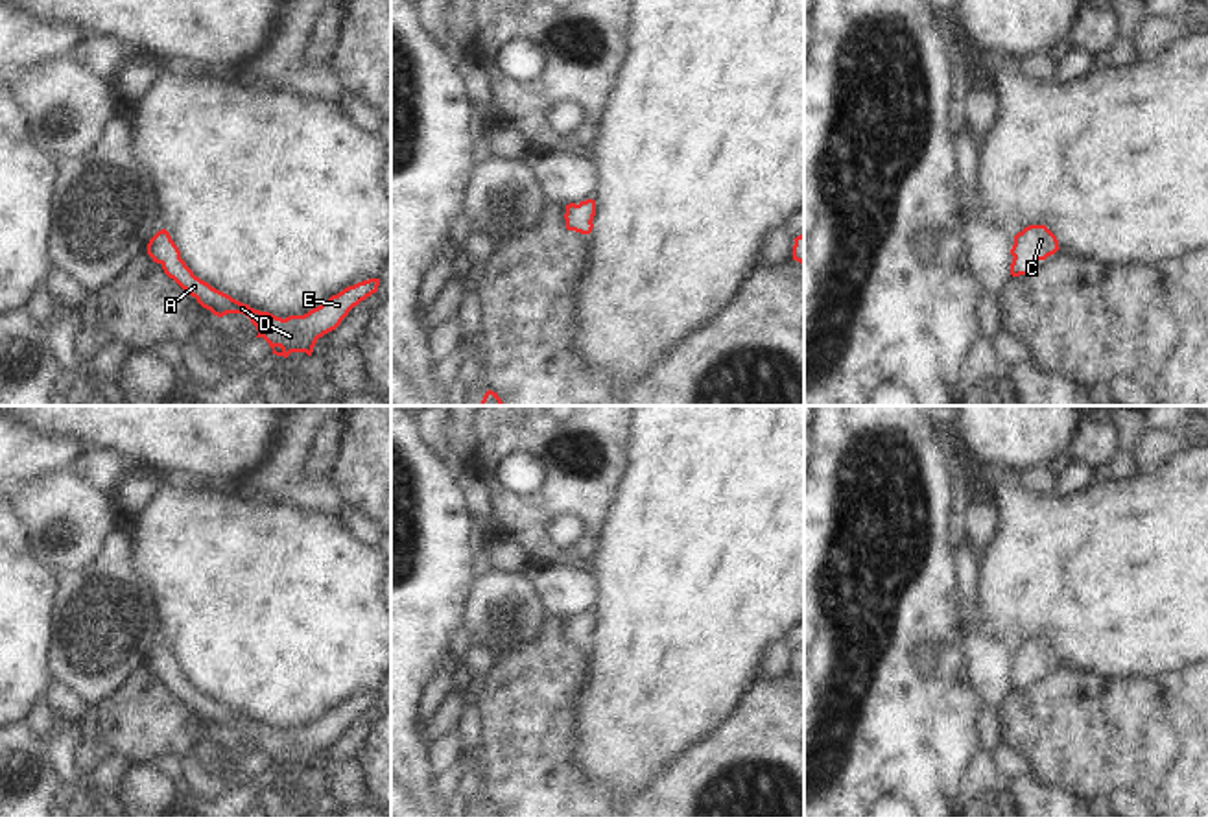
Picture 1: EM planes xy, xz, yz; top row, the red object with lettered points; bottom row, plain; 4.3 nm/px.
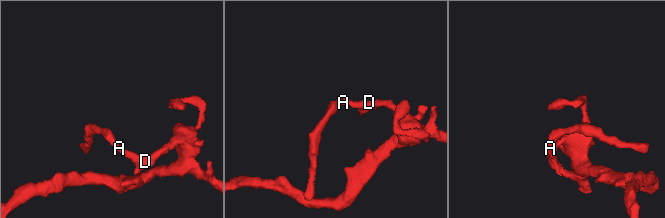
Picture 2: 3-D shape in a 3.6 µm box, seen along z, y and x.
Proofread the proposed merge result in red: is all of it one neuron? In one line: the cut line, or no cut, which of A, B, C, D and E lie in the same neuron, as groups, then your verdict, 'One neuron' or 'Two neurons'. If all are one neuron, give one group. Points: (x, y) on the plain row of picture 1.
No split. Groups: A B C D E. One neuron.

